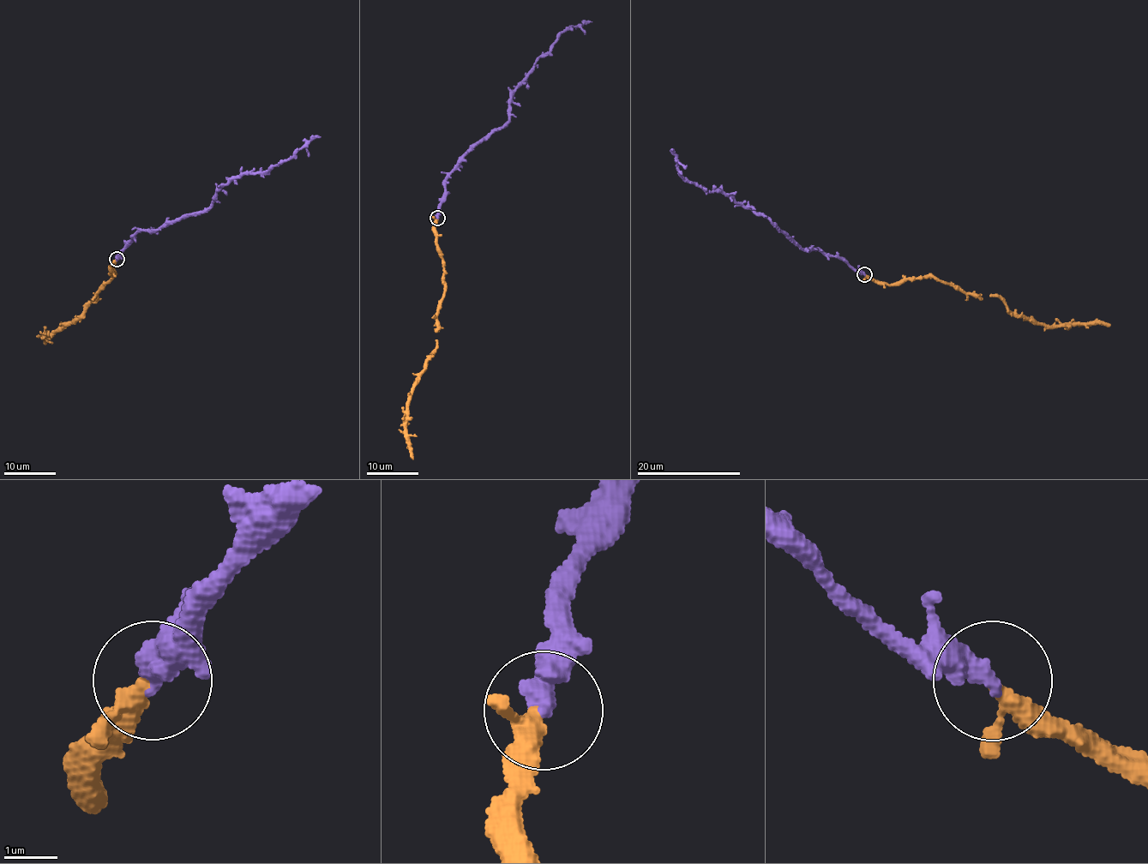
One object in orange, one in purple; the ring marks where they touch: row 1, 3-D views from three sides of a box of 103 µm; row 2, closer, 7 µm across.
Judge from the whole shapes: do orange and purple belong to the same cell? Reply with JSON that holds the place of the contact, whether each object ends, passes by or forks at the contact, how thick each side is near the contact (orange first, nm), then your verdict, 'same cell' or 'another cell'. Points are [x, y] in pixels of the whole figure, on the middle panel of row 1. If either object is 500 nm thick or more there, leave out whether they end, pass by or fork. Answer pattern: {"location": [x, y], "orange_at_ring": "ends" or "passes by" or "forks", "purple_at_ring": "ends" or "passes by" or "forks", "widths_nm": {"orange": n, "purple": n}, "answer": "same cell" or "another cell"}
{"location": [437, 218], "orange_at_ring": "passes by", "purple_at_ring": "ends", "widths_nm": {"orange": 260, "purple": 460}, "answer": "same cell"}

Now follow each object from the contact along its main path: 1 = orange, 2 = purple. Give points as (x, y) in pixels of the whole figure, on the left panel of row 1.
1: (117, 259), (109, 273), (114, 272), (111, 278), (93, 302), (74, 321), (42, 338), (45, 344)
2: (117, 259), (140, 231), (160, 229), (198, 214), (230, 181), (279, 164), (320, 136)

